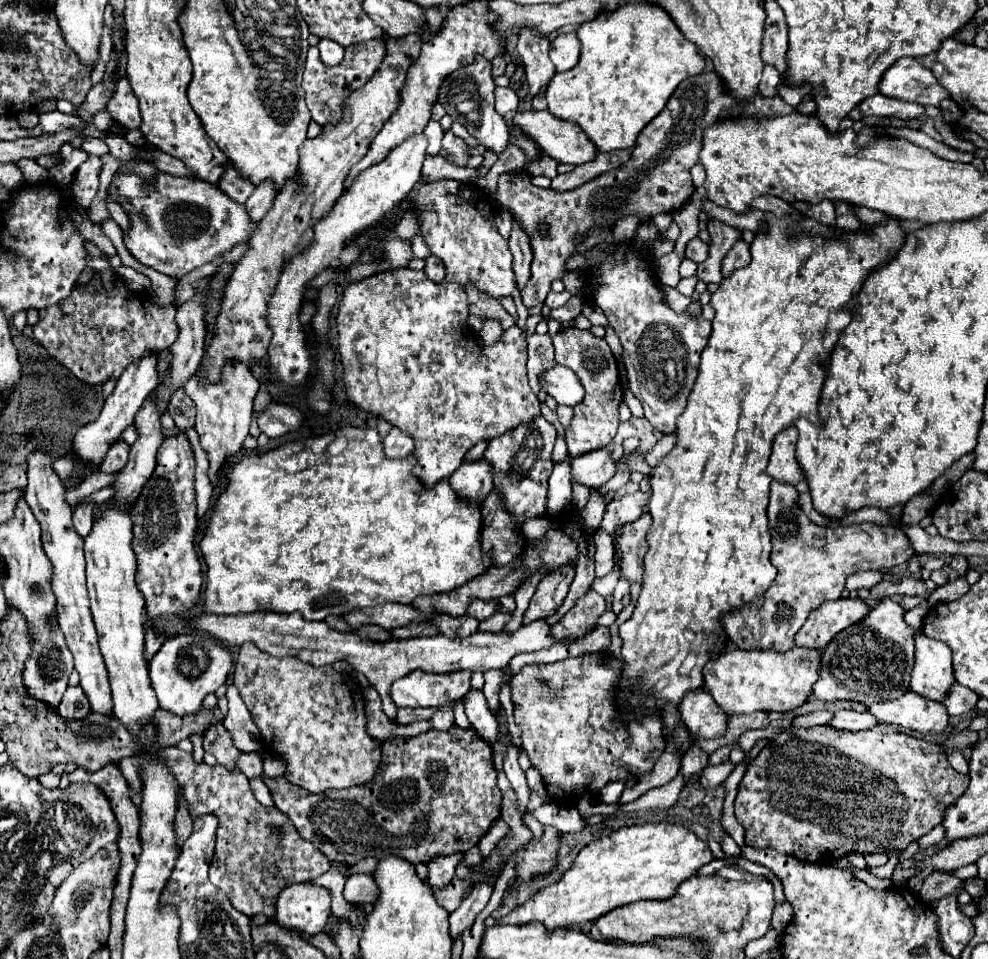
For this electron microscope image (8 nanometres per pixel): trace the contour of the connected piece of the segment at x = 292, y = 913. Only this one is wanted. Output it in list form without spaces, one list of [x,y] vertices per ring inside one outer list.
[[[299,882],[289,884],[277,902],[275,920],[305,934],[319,934],[331,916],[331,892],[323,886]]]

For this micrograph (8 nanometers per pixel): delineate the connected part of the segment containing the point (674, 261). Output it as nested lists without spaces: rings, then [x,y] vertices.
[[[674,251],[665,254],[657,260],[657,273],[661,276],[661,282],[669,287],[676,287],[680,281],[679,266],[683,258]]]

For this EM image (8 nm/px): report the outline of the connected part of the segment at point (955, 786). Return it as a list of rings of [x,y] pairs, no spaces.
[[[829,724],[823,726],[813,726],[813,728],[789,728],[785,732],[781,732],[781,736],[777,736],[775,740],[771,740],[771,746],[765,746],[755,760],[751,760],[751,764],[747,766],[743,780],[739,784],[739,792],[735,798],[735,816],[737,822],[745,828],[745,844],[753,846],[753,848],[773,848],[781,854],[789,854],[795,856],[799,860],[807,860],[807,862],[823,862],[825,864],[833,864],[837,862],[841,856],[847,856],[851,852],[861,852],[861,854],[869,854],[869,852],[899,852],[905,850],[913,840],[925,836],[927,832],[931,832],[937,824],[941,824],[943,816],[945,816],[945,808],[949,808],[951,804],[955,804],[955,800],[959,800],[963,796],[963,792],[969,786],[969,776],[959,774],[957,770],[953,770],[947,762],[945,750],[939,744],[915,738],[915,736],[907,736],[907,734],[899,734],[893,732],[887,726],[879,726],[879,728],[869,728],[869,730],[861,730],[861,732],[847,732],[847,730],[837,730],[831,728]]]

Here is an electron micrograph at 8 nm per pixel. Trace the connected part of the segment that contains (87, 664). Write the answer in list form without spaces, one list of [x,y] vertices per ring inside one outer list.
[[[37,450],[27,462],[29,484],[25,488],[25,500],[41,524],[41,542],[47,558],[53,564],[51,588],[57,598],[59,630],[63,632],[67,646],[75,658],[75,670],[81,676],[81,688],[85,690],[91,710],[103,716],[113,714],[113,698],[109,688],[109,676],[105,672],[105,662],[97,646],[97,630],[89,612],[89,596],[85,588],[85,558],[83,558],[83,538],[77,534],[71,522],[71,506],[65,502],[65,488],[59,476],[51,468],[51,458],[45,450]]]

